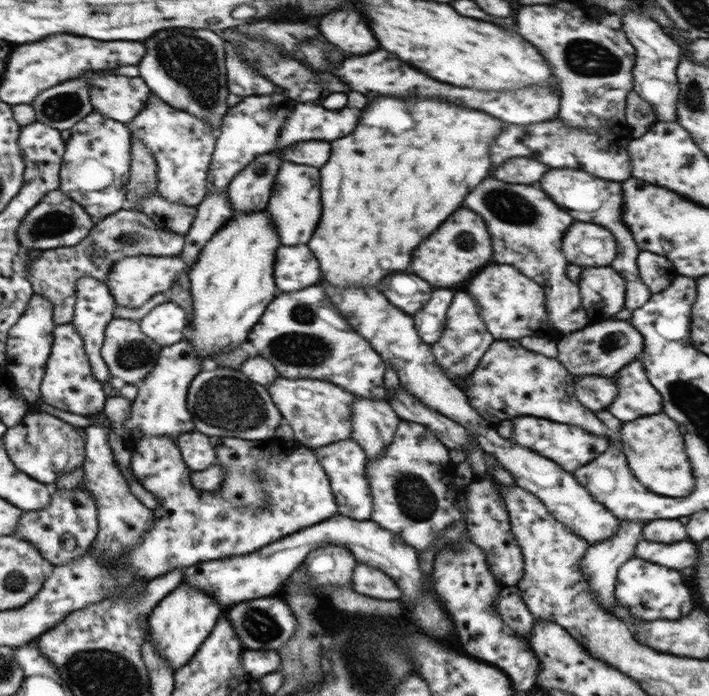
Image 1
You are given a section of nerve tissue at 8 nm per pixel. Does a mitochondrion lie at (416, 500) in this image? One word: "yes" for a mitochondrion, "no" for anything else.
yes

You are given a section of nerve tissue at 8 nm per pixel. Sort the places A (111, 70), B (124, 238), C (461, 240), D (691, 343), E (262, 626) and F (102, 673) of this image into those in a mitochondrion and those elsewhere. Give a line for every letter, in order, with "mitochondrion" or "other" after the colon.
A: other
B: mitochondrion
C: mitochondrion
D: other
E: mitochondrion
F: mitochondrion

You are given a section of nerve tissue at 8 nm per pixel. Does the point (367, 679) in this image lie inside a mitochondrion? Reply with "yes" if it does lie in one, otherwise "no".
yes

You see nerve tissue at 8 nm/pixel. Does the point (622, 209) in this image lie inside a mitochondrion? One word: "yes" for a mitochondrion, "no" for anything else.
no

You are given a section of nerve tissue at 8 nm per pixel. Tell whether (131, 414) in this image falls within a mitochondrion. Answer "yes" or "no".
no

